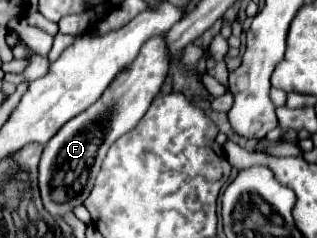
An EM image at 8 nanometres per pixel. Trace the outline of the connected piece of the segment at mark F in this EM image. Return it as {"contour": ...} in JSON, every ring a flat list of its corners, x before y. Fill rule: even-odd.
{"contour":[[152,37,144,43,140,49,140,55,134,59,134,63,128,67,128,71,120,73,110,87,104,91,104,95,88,107,84,113,76,115,48,141,46,153,40,157,40,195,44,209,52,217,64,217,66,213,74,211,74,207,82,205,88,193,94,187,94,179,100,171,102,159,106,157,106,151,110,145,128,133,130,129,136,127,136,123,144,117,148,111,152,99,160,91,166,71,168,71,168,55,166,55,166,45,164,37],[142,57,152,57,152,59,140,59]]}

